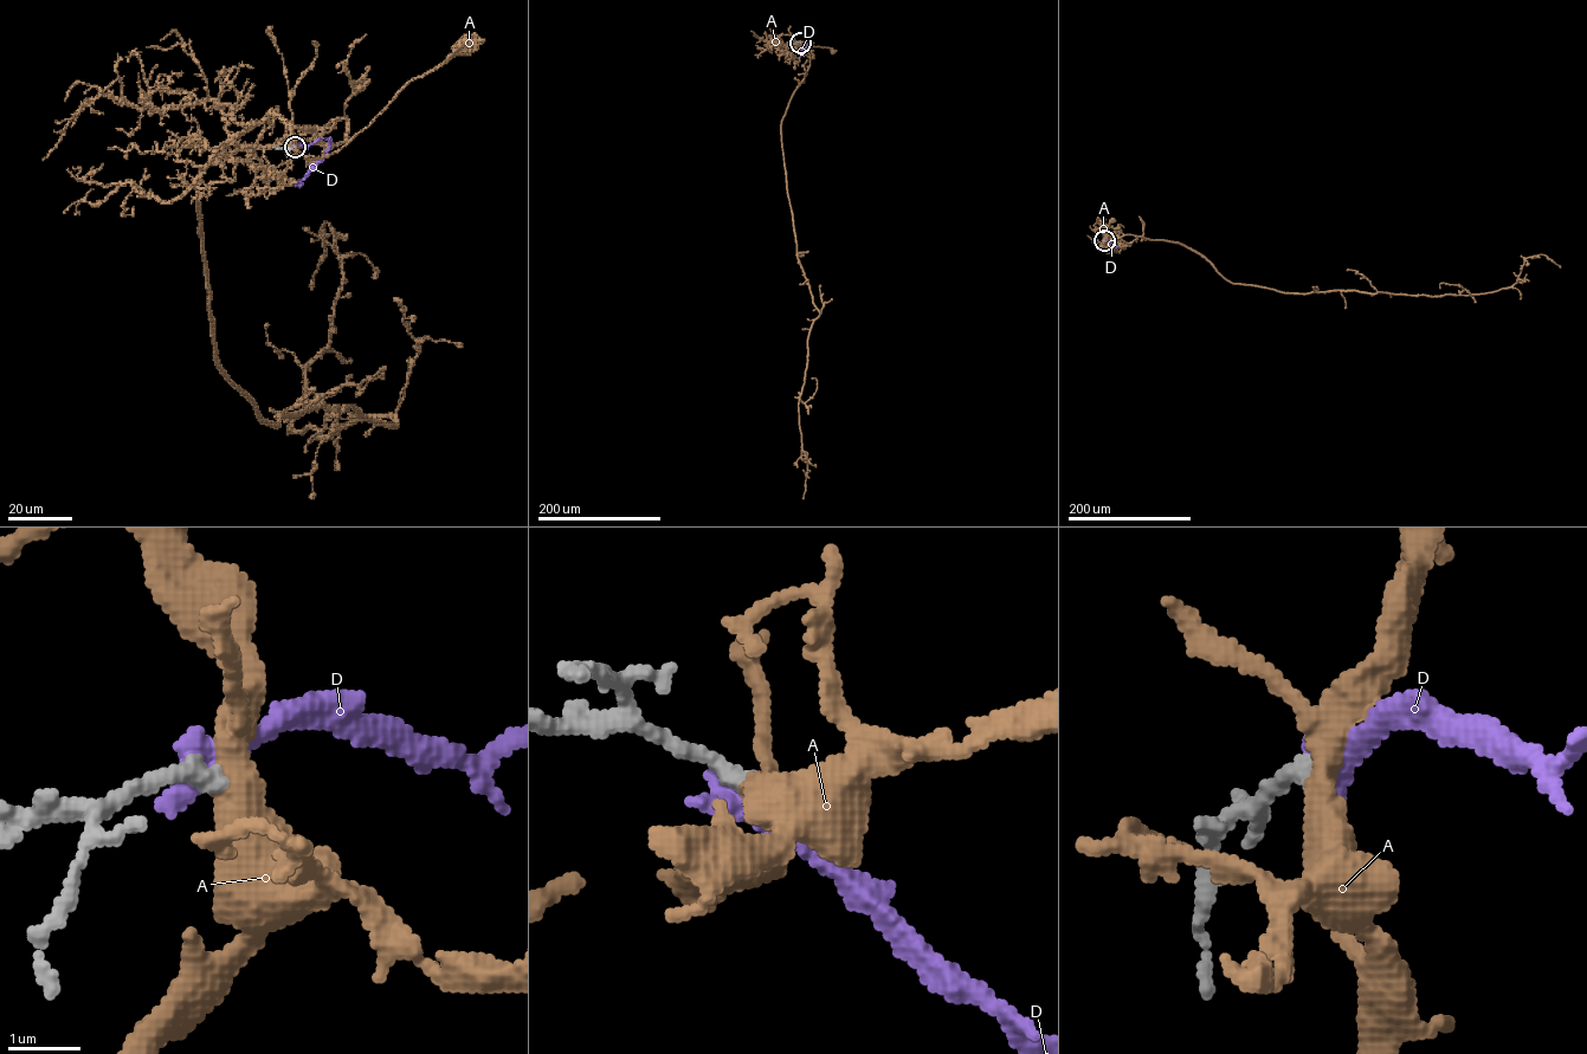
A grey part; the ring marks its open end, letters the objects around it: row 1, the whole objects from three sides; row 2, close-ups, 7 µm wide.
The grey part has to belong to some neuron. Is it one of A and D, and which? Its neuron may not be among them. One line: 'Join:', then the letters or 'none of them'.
Join: A

